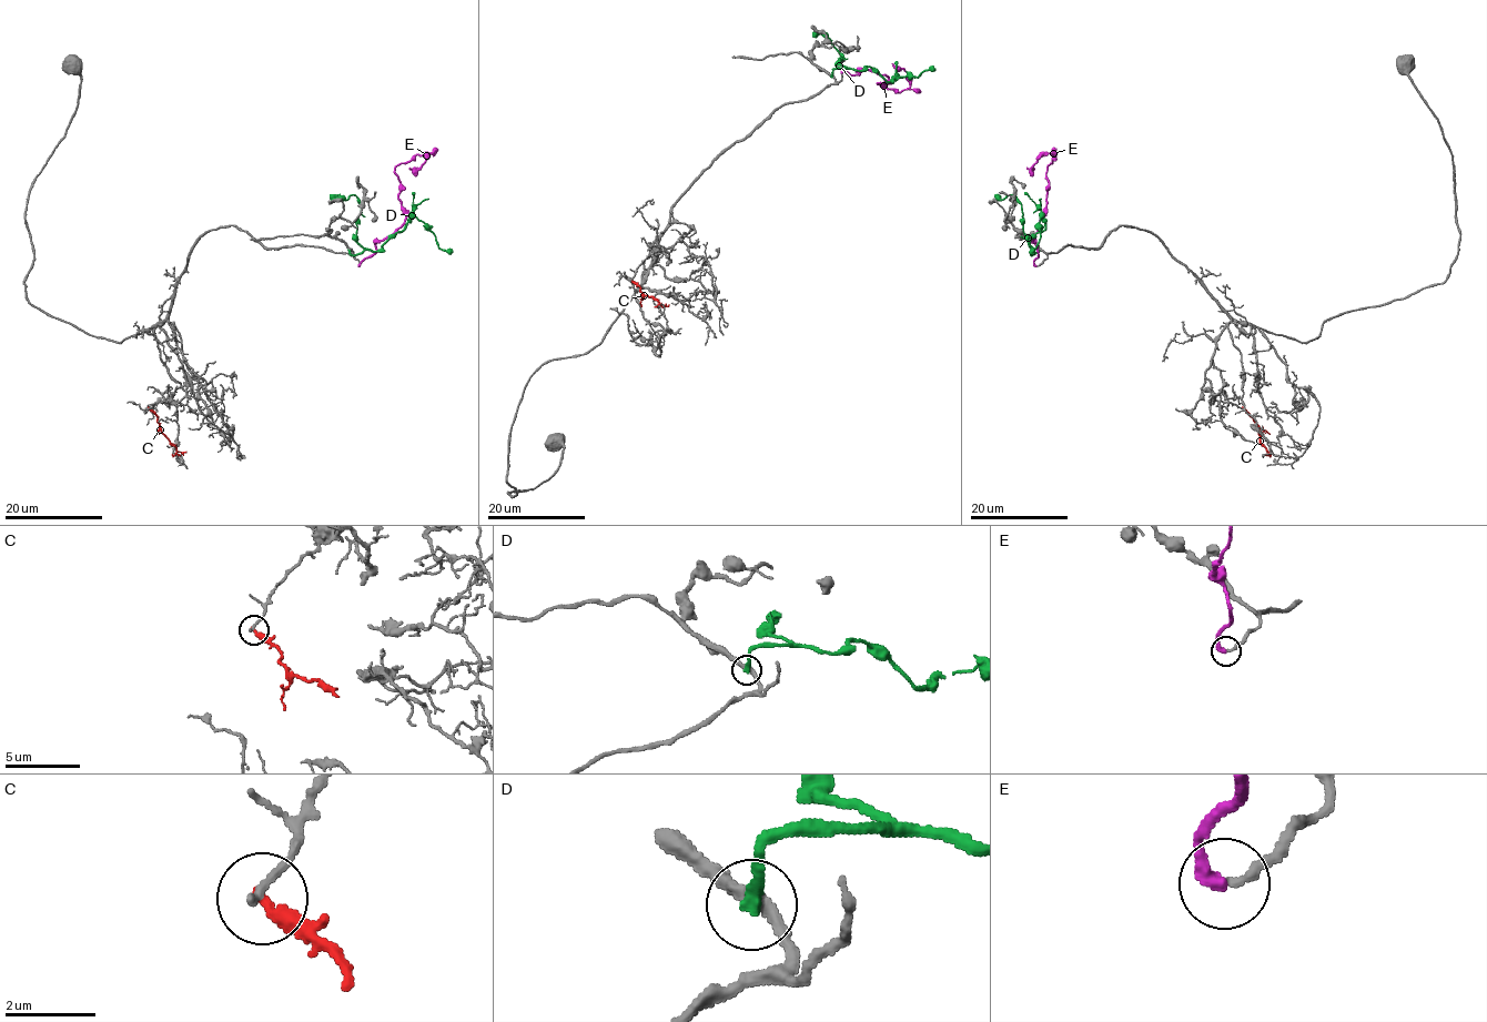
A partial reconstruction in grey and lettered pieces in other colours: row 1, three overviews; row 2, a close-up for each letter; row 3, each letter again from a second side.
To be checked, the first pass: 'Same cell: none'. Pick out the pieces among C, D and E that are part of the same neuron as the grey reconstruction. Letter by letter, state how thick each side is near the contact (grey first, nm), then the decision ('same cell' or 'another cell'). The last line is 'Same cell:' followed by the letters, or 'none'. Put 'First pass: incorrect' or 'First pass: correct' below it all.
C: 160 nm thick on the grey side, 320 nm on the other; another cell
D: 280 nm thick on the grey side, 280 nm on the other; another cell
E: 190 nm thick on the grey side, 360 nm on the other; same cell
Same cell: E
First pass: incorrect

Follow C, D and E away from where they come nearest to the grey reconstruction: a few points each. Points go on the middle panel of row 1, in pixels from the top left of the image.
C: (631, 280), (644, 294), (668, 304)
D: (831, 77), (835, 68), (860, 70), (870, 67), (887, 81), (892, 81), (907, 76), (918, 77), (936, 68)
E: (841, 72), (873, 70), (887, 77), (882, 84), (878, 83), (883, 88), (906, 90), (910, 77), (891, 63)

